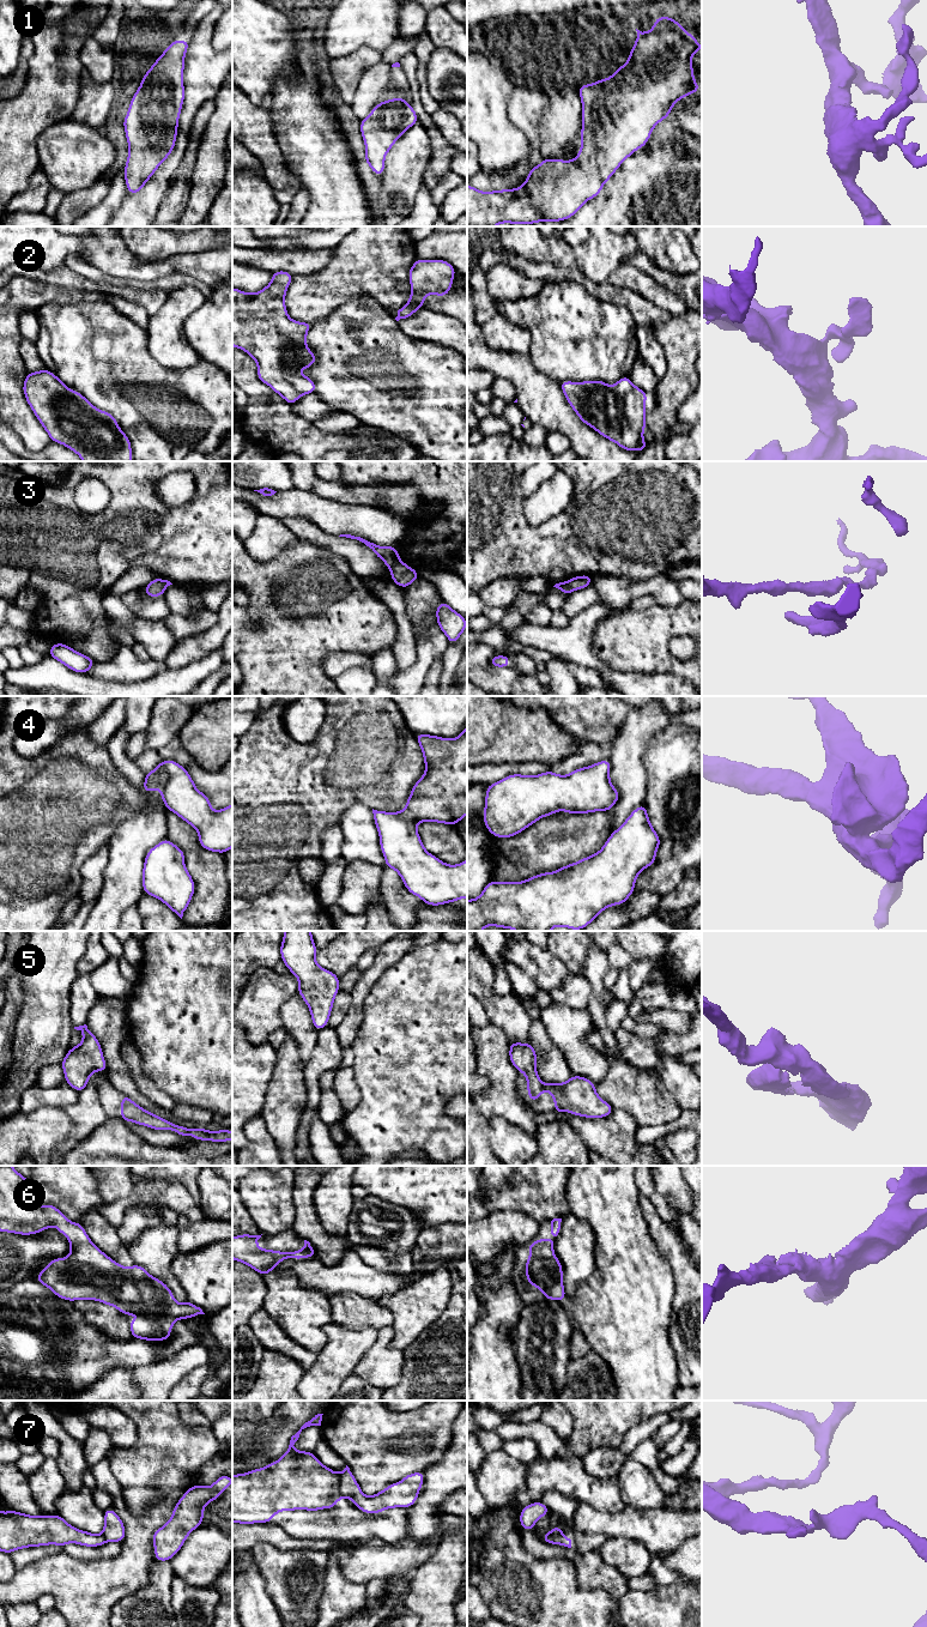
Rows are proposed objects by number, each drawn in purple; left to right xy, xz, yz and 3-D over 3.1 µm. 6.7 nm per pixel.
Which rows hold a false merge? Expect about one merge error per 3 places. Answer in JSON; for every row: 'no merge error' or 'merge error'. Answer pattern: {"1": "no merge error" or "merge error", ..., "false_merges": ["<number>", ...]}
{"1": "no merge error", "2": "no merge error", "3": "merge error", "4": "no merge error", "5": "no merge error", "6": "no merge error", "7": "merge error", "false_merges": ["3", "7"]}

